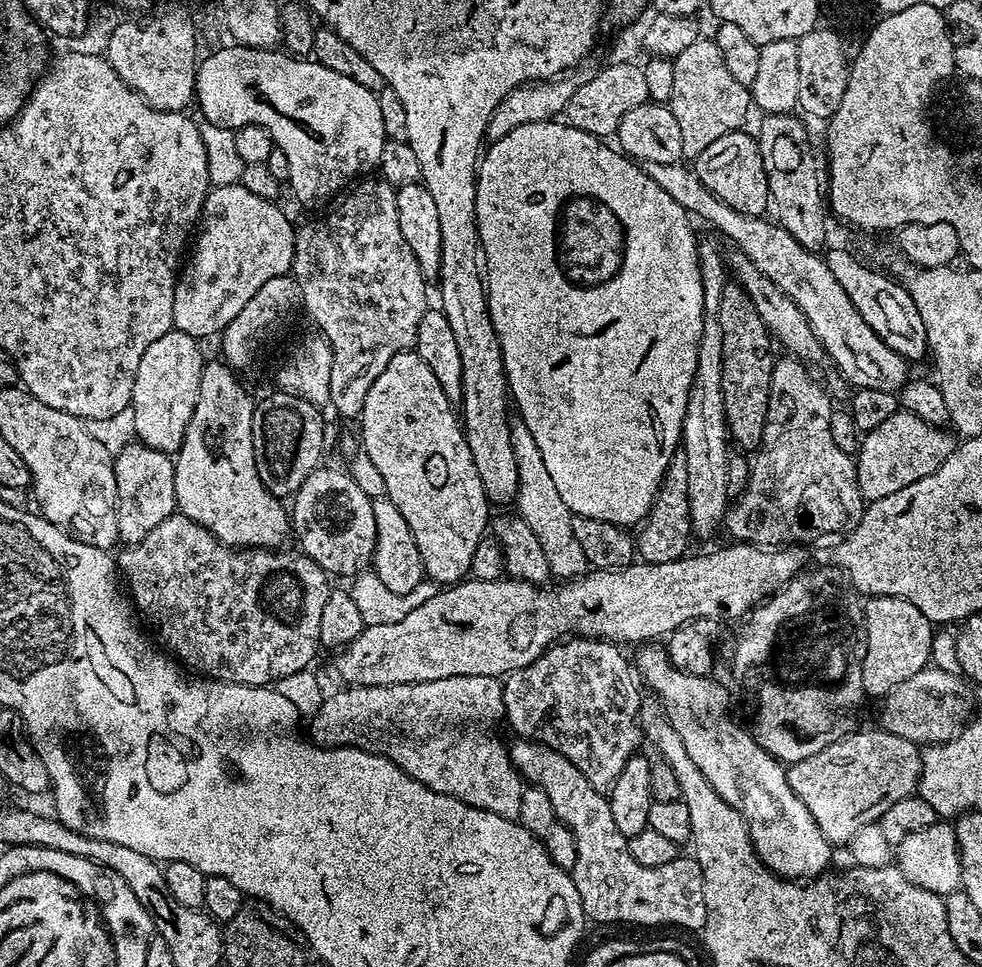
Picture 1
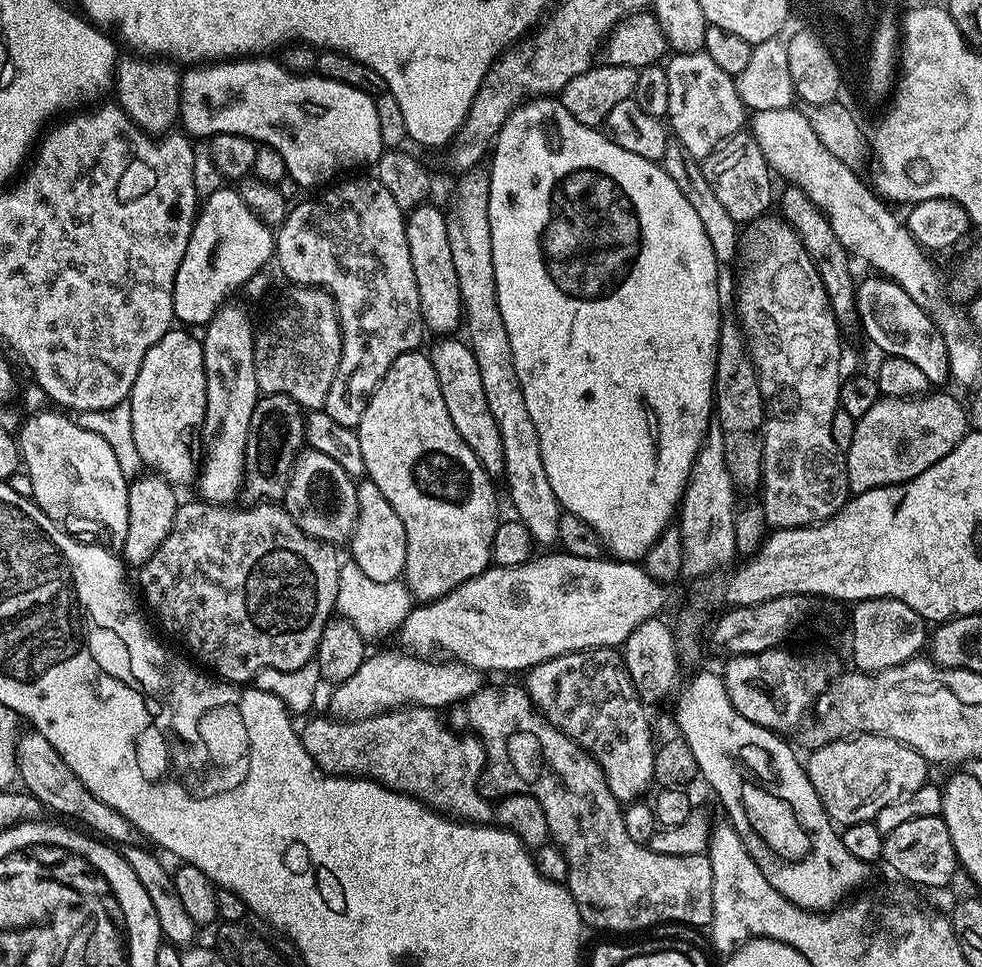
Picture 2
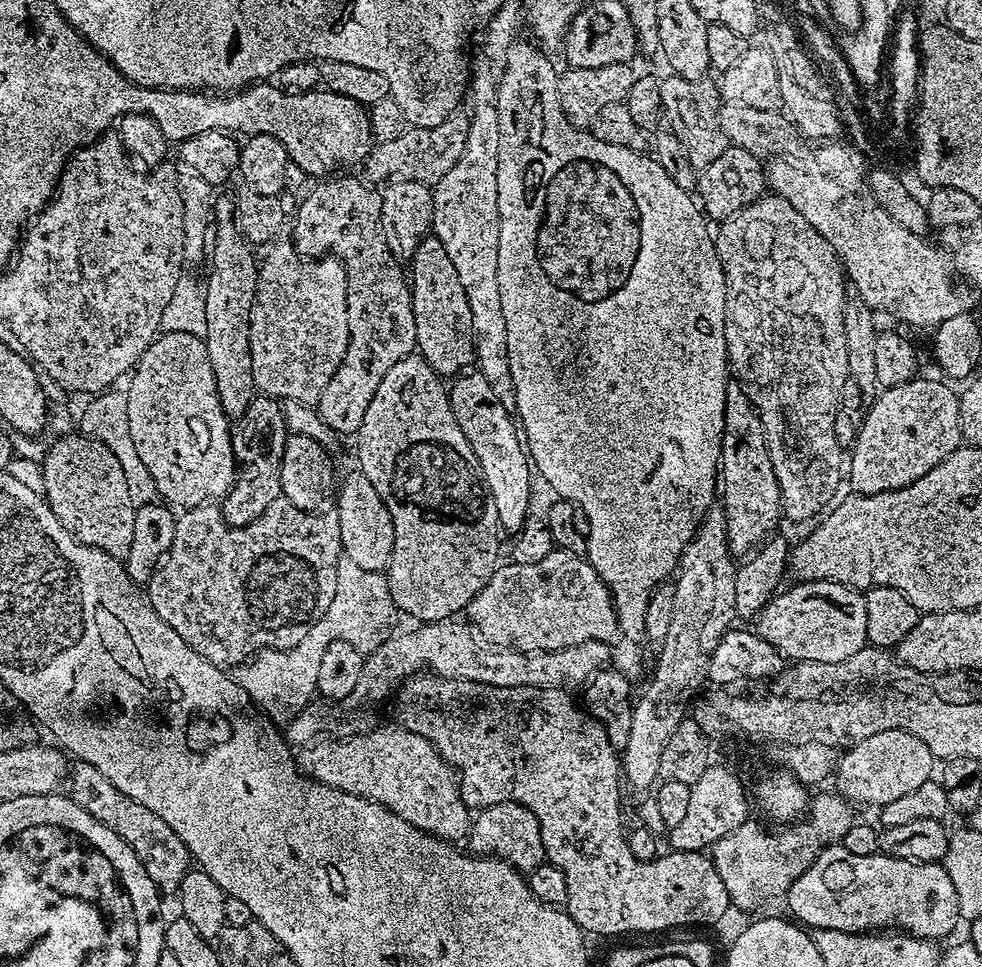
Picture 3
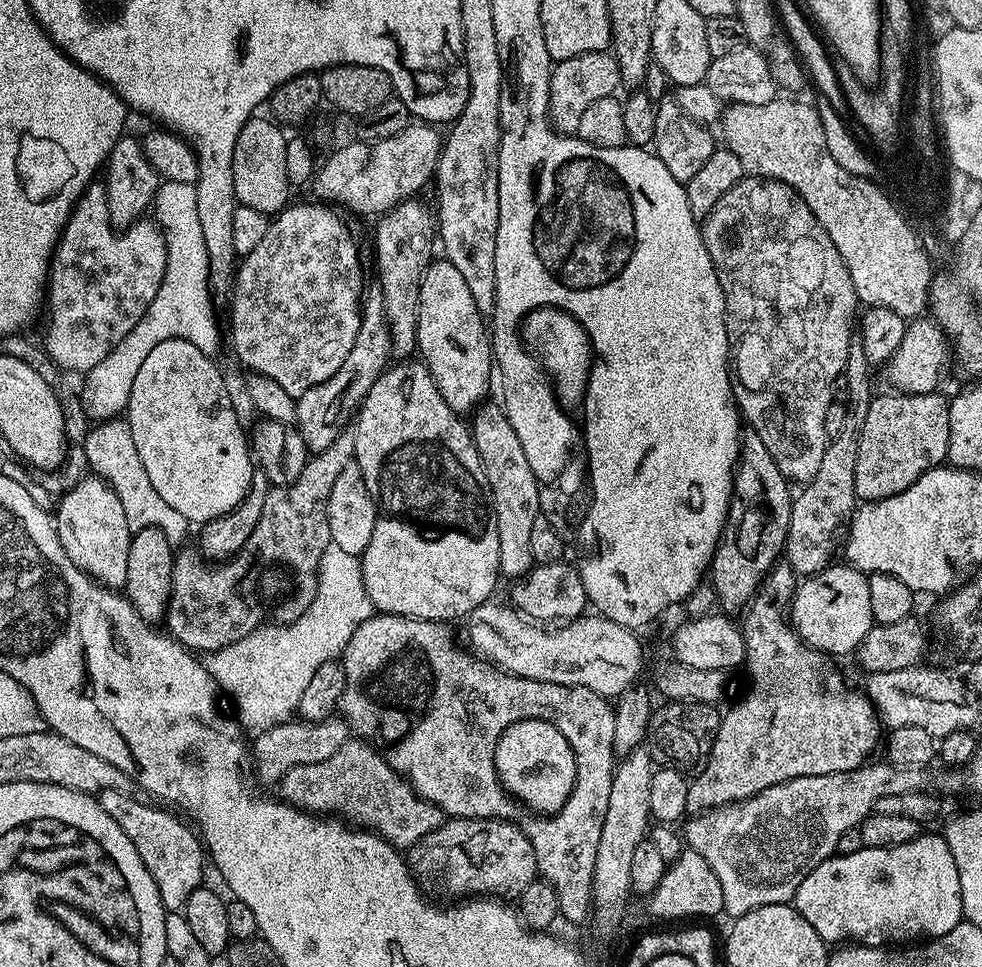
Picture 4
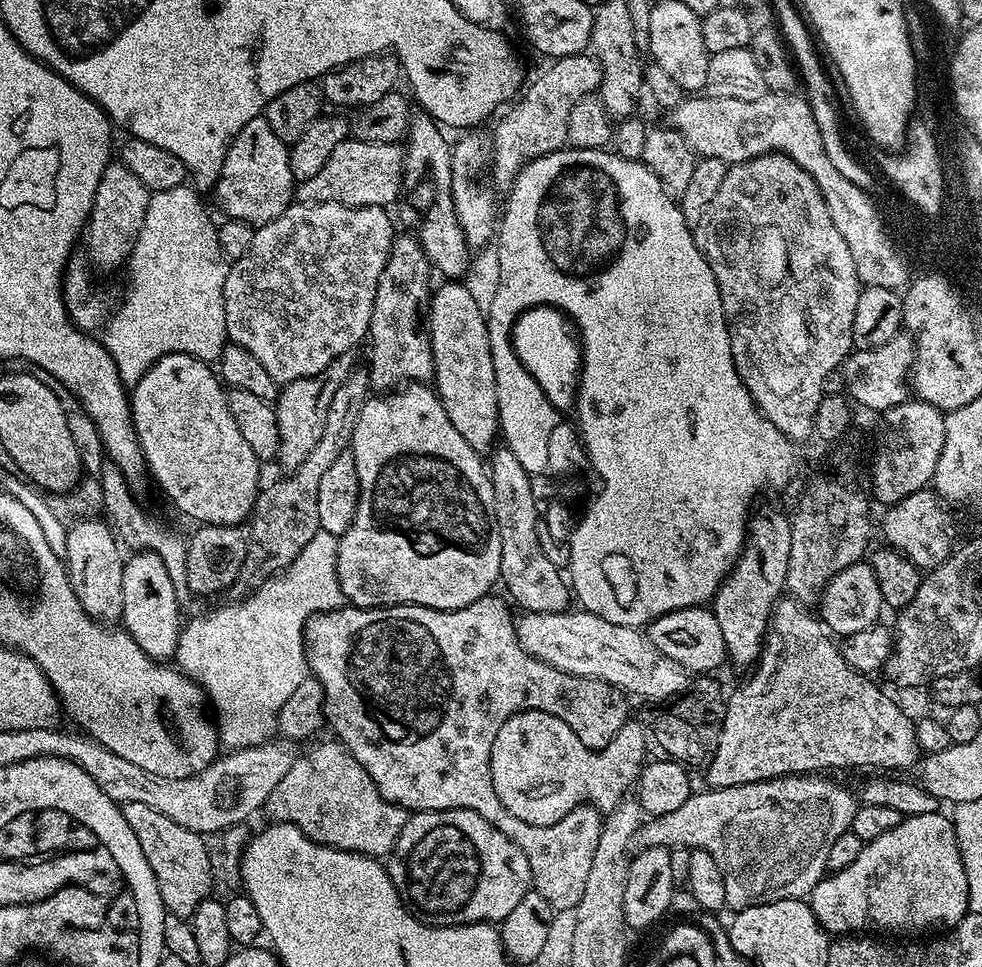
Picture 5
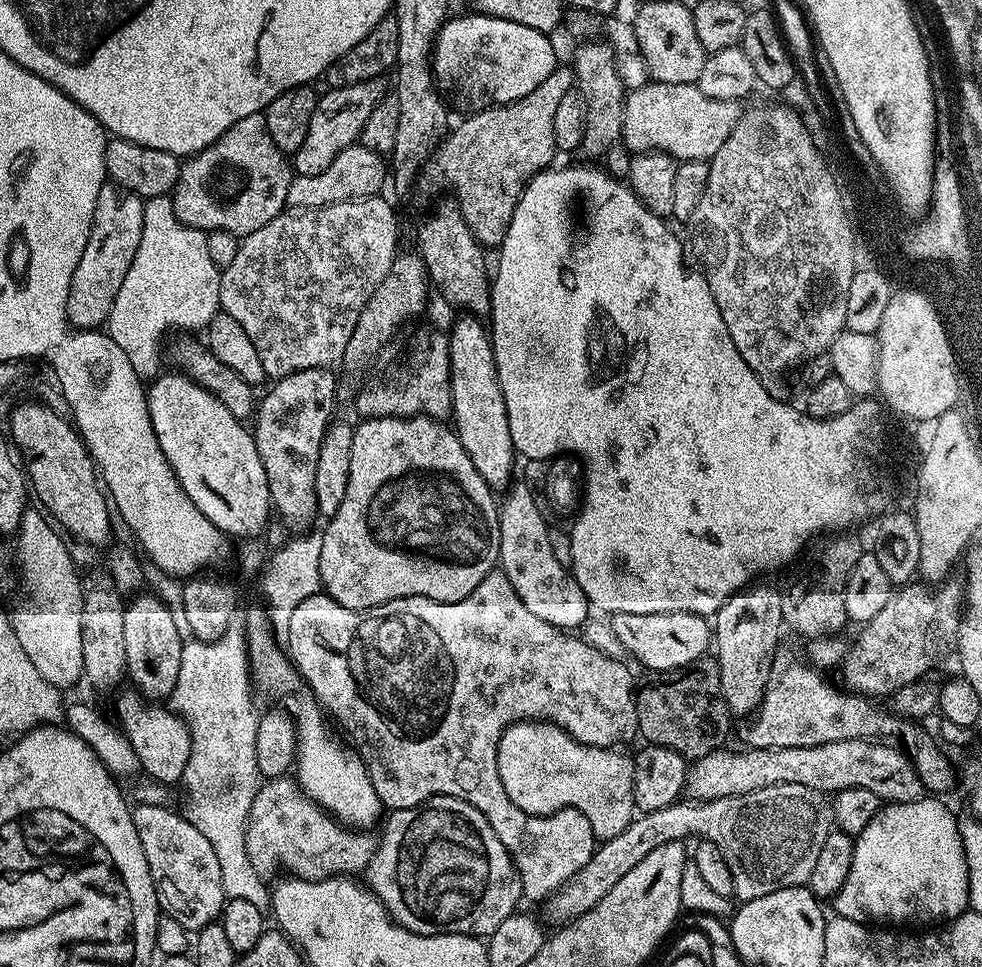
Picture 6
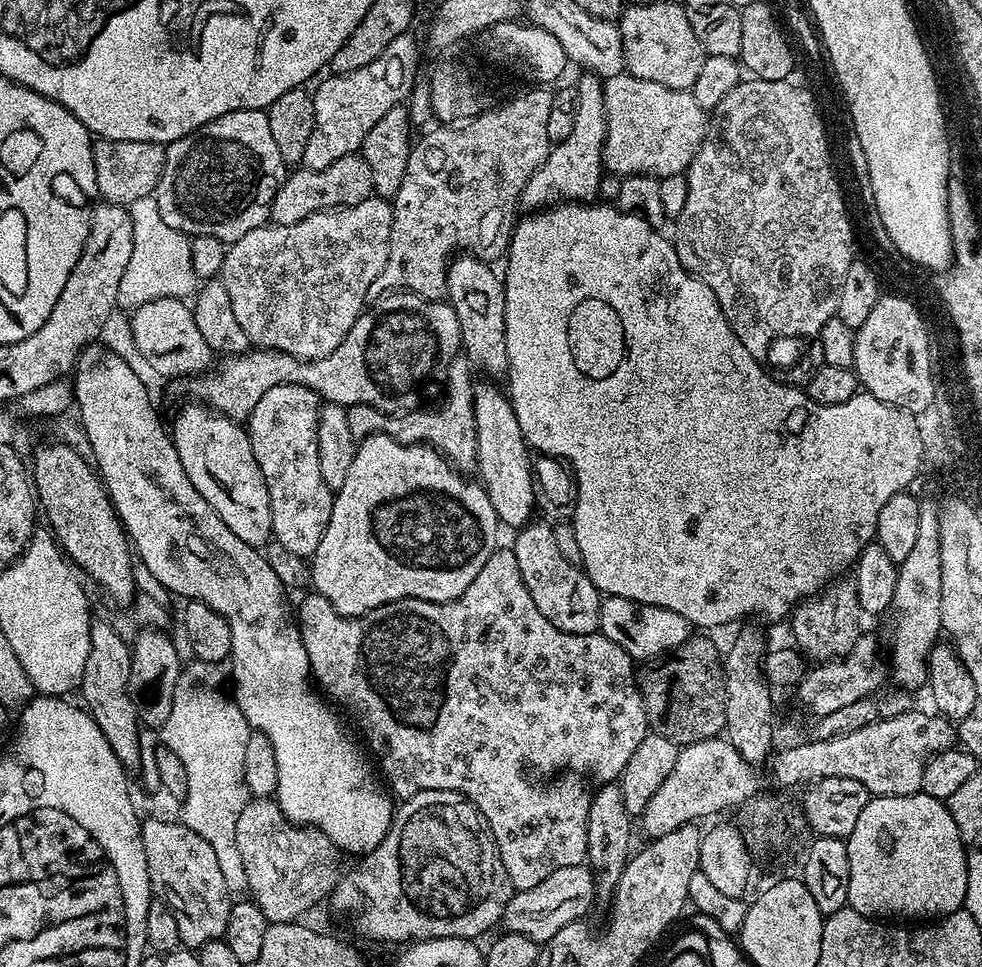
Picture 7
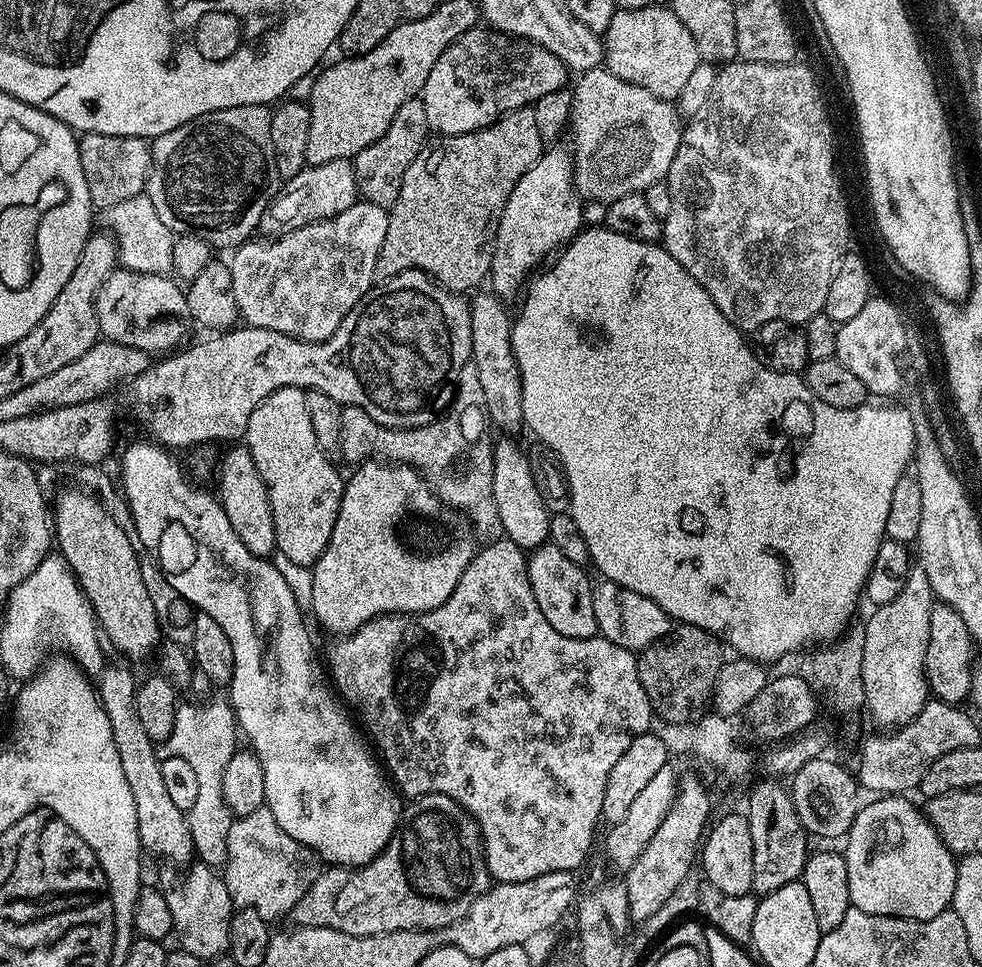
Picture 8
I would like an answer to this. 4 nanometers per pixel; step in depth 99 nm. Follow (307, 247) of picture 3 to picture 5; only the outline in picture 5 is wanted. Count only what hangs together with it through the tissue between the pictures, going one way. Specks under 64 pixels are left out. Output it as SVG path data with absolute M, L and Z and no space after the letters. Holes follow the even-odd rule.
M348 354L340 356L317 376L295 380L279 389L274 407L280 435L278 464L288 468L284 470L294 470L302 466L302 462L306 462L306 454L310 454L310 450L318 446L322 432L326 430L326 410L330 410L330 402L334 402L334 394L338 394L338 388L342 386L342 382L346 382L346 378L354 370L352 358Z

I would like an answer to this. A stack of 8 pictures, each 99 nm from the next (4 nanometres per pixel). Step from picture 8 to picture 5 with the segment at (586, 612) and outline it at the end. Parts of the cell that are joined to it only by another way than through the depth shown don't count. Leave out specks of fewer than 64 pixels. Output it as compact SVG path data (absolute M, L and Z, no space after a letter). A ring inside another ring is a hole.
M507 446L497 447L490 459L494 514L502 542L500 580L508 587L509 594L521 604L524 612L563 612L569 607L570 588L561 569L556 568L542 550L542 543L539 541L542 519L536 513L536 492L528 477L529 465L516 458Z

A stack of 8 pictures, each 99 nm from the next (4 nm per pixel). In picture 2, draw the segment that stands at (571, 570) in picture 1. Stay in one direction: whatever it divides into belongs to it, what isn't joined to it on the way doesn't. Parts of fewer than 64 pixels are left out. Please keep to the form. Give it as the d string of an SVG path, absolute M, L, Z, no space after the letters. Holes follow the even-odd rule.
M468 170L456 184L456 196L460 201L456 208L448 208L448 233L450 254L454 254L454 270L458 270L458 290L462 305L462 324L468 327L467 343L474 358L478 358L478 374L482 374L482 390L486 390L486 402L494 422L498 422L498 434L502 434L504 470L502 480L508 483L508 496L512 499L515 519L520 520L537 545L557 543L560 540L562 509L550 486L546 466L542 462L540 435L526 410L526 398L514 370L514 354L510 350L510 334L506 334L506 322L502 322L502 310L498 310L498 294L494 282L494 250L490 234L490 182L488 172Z

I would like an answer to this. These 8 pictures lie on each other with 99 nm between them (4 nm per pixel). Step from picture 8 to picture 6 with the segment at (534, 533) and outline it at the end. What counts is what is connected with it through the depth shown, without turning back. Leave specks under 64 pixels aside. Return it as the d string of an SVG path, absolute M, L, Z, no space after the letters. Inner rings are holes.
M460 314L456 325L450 328L450 384L452 390L451 423L456 437L462 442L474 470L493 490L507 489L513 483L512 467L518 461L516 446L510 436L510 418L506 414L506 398L498 382L498 370L494 362L492 337L489 329L479 324L472 314Z

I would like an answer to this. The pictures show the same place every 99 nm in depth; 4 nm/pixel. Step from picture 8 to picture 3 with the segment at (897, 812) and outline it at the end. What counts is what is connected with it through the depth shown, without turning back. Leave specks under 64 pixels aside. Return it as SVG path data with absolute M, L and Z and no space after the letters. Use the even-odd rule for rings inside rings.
M839 846L820 849L815 862L788 888L787 900L791 915L812 930L825 928L869 934L899 930L920 940L940 942L962 920L958 894L943 863L920 864L917 860L883 854L850 854L850 850Z

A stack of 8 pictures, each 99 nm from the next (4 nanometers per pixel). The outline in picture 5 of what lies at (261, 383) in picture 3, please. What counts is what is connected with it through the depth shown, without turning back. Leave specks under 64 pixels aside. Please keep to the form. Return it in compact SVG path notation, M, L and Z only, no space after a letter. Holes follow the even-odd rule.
M293 202L278 218L256 228L250 250L229 267L224 287L229 341L250 350L276 385L317 376L367 337L378 278L382 278L394 239L388 212L384 206L351 208L334 202Z

